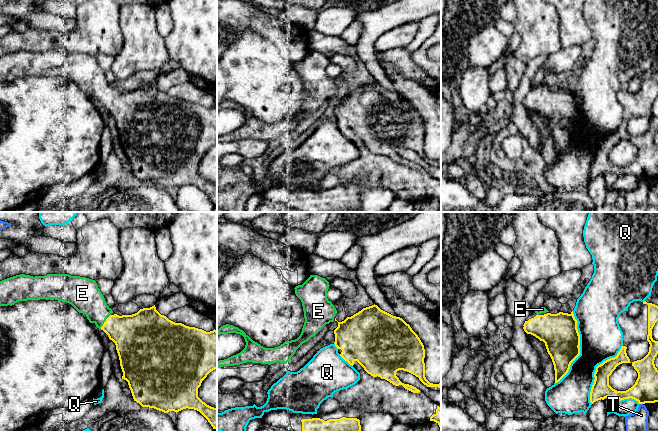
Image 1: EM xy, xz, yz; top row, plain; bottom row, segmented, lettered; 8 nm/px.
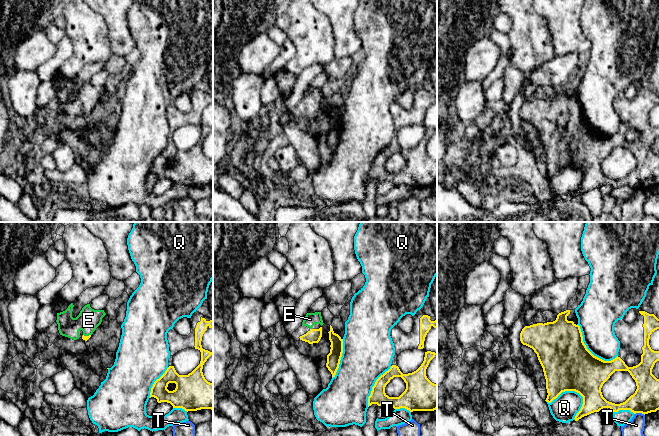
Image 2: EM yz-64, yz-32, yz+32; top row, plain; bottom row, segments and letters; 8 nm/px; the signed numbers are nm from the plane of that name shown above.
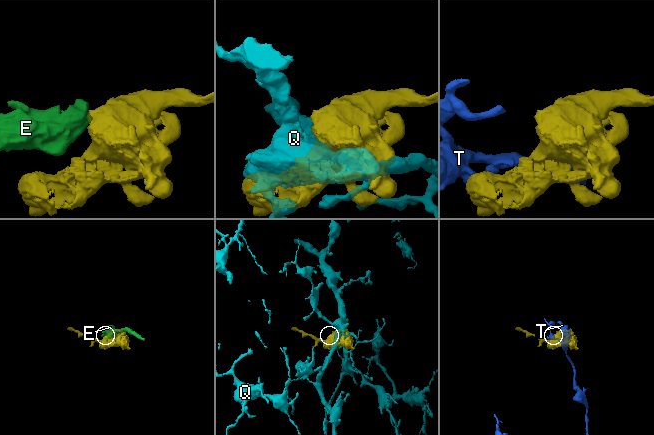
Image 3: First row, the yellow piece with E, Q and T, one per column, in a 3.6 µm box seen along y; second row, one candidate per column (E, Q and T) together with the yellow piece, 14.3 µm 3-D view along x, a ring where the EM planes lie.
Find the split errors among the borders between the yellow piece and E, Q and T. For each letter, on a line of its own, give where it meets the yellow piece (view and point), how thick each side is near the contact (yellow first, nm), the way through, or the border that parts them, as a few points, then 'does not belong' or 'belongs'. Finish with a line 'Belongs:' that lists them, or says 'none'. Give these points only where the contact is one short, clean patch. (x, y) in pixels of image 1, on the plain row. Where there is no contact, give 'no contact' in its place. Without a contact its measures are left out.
E: contact xy (104, 99); calibres 320 and 240 nm; way xy (133, 110), (104, 99), (95, 83), (86, 74); belongs
Q: contact yz (579, 124); calibres 300 and 360 nm; does not belong
T: contact yz (641, 179); calibres 200 and 180 nm; does not belong
Belongs: E

